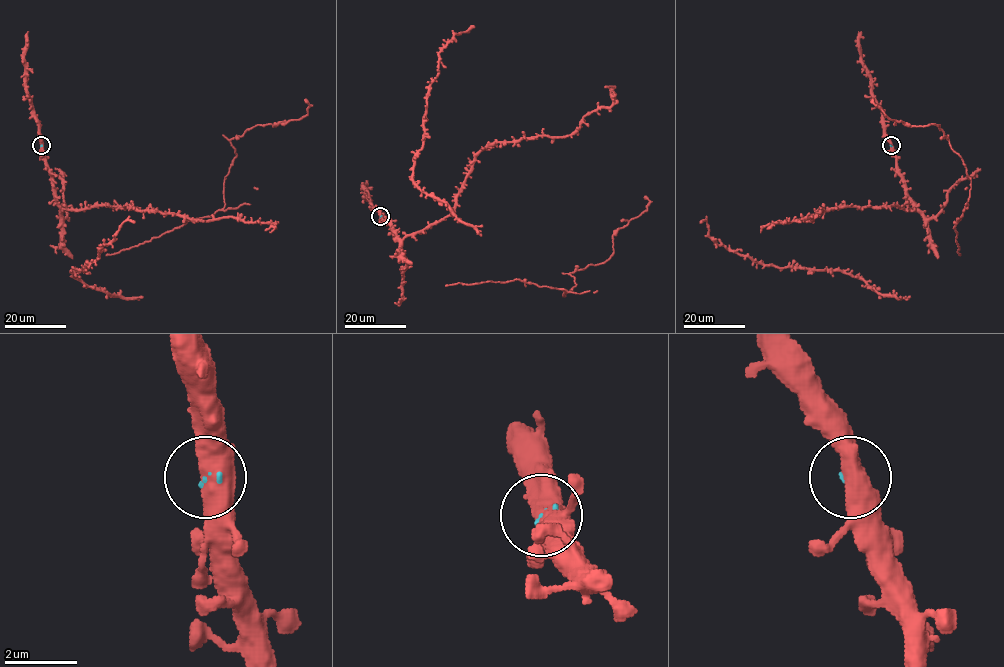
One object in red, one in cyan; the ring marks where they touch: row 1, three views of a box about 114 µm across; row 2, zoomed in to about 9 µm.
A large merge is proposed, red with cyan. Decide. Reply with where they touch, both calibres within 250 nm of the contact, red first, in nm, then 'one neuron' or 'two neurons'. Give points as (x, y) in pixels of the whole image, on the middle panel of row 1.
place (380, 216); calibres 550 and 60 nm; one neuron

